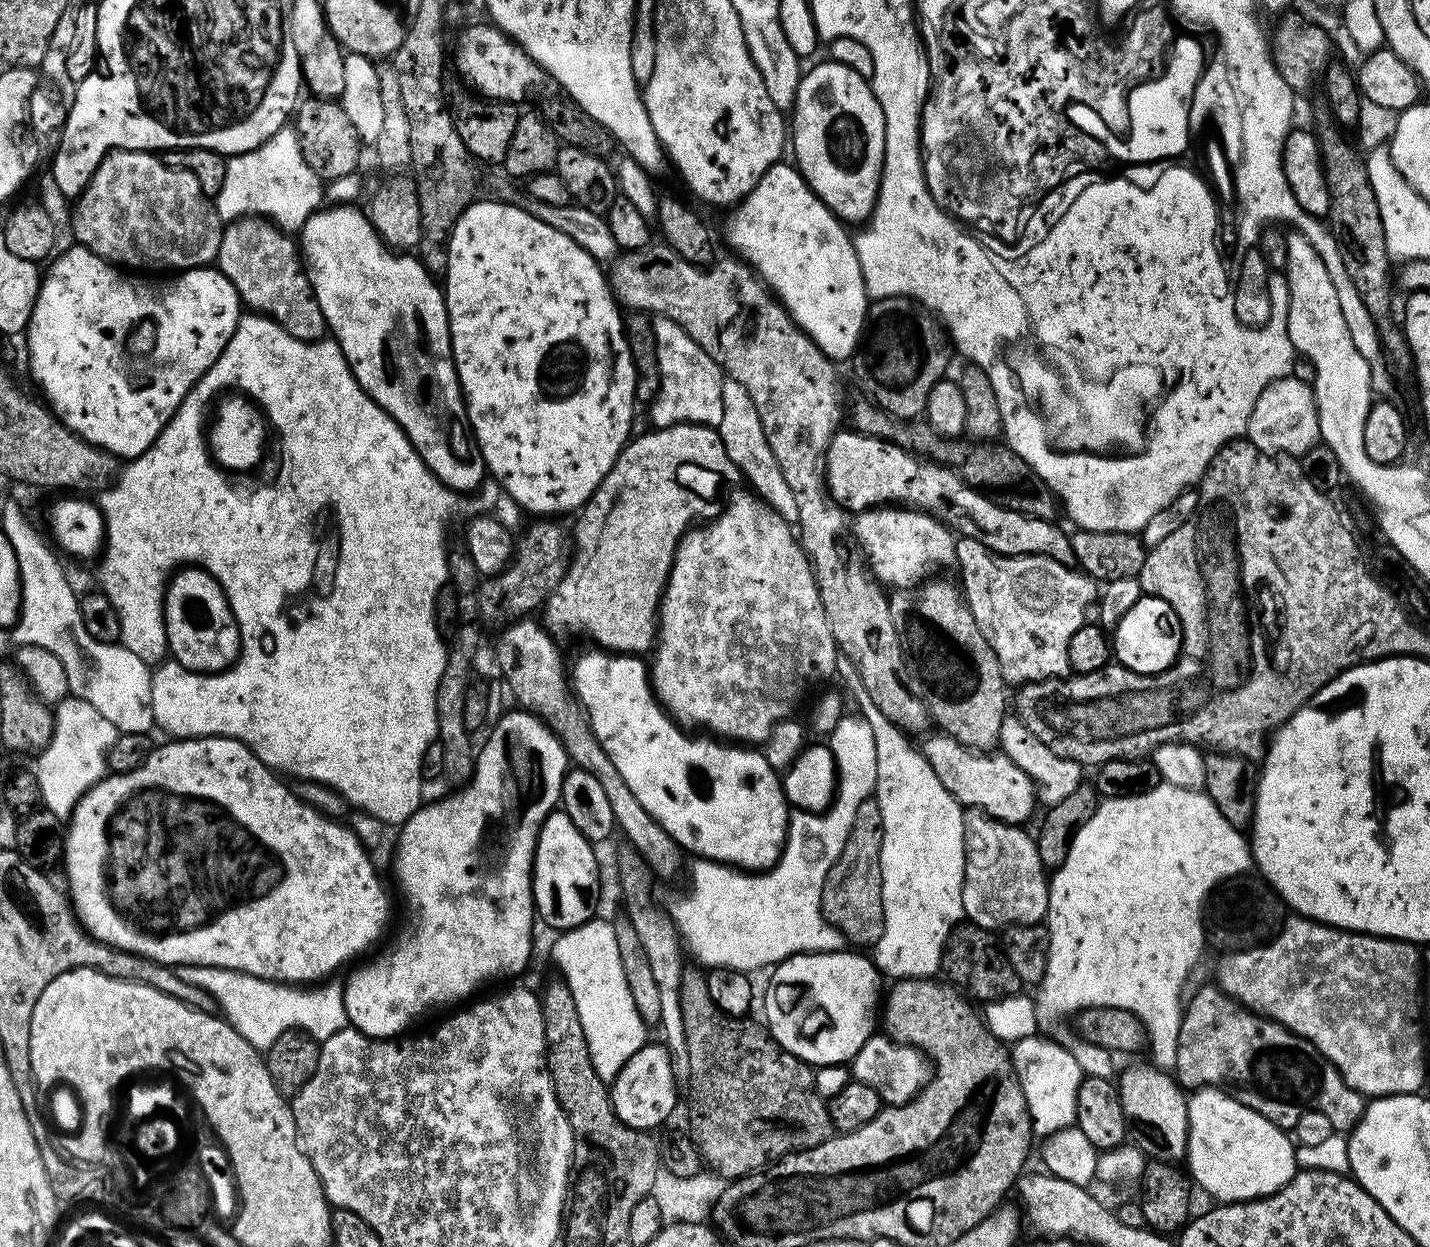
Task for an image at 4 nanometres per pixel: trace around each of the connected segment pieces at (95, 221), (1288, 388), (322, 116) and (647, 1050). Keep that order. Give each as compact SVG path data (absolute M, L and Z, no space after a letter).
M113 148L112 151L105 154L98 166L98 170L90 178L90 182L81 190L79 196L75 197L74 204L76 204L76 209L72 212L72 232L76 235L75 243L81 248L98 254L98 258L107 260L108 263L115 264L124 270L153 268L156 271L153 273L156 274L179 274L190 268L203 268L211 265L220 249L222 234L225 229L220 215L216 213L215 203L205 194L202 186L198 186L198 178L194 178L194 174L190 174L190 170L171 168L164 164L159 155L151 152L135 152L129 148Z
M1291 374L1265 386L1262 394L1258 394L1258 402L1254 402L1254 411L1250 413L1246 439L1263 452L1297 458L1319 445L1320 423L1311 383L1299 380L1295 374Z
M332 98L306 100L297 107L294 113L294 127L300 139L300 149L310 170L314 170L314 174L318 174L324 182L355 173L360 168L358 166L362 141L358 130L354 130L354 122L346 118L343 104Z
M645 1043L632 1055L615 1079L611 1081L609 1096L616 1117L632 1129L651 1131L662 1125L672 1114L678 1102L678 1085L673 1076L673 1064L665 1043Z

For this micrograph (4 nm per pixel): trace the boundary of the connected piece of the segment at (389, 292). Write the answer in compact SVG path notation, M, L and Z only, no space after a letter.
M324 206L313 212L312 216L298 231L298 247L302 257L304 271L308 273L308 280L316 295L318 306L324 315L324 322L331 339L335 340L337 346L342 350L354 378L362 386L362 390L370 399L381 408L406 434L406 438L414 446L414 450L422 458L431 472L444 481L453 490L475 489L477 487L475 476L476 468L472 463L477 463L478 456L474 451L474 440L470 435L468 426L468 410L464 406L464 397L460 391L460 379L456 373L456 363L452 357L452 335L448 325L448 308L444 304L444 294L441 285L437 283L431 272L420 263L419 259L412 254L401 254L393 250L381 240L367 215L364 216L355 206Z

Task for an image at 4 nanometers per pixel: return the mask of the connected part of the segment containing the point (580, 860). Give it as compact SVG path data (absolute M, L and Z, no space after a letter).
M563 810L548 813L536 839L536 859L532 861L532 903L540 916L555 930L577 928L593 919L592 907L600 892L600 872L596 869L593 841L588 840L574 826Z

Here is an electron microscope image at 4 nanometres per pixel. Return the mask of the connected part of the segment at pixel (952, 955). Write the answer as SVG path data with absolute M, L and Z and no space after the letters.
M961 922L950 933L944 947L943 975L973 1001L995 1002L1017 995L1022 988L1018 974L1014 974L1014 966L1010 966L1010 958L1006 958L1002 951L1001 941L992 936L995 935L987 928L971 922Z

